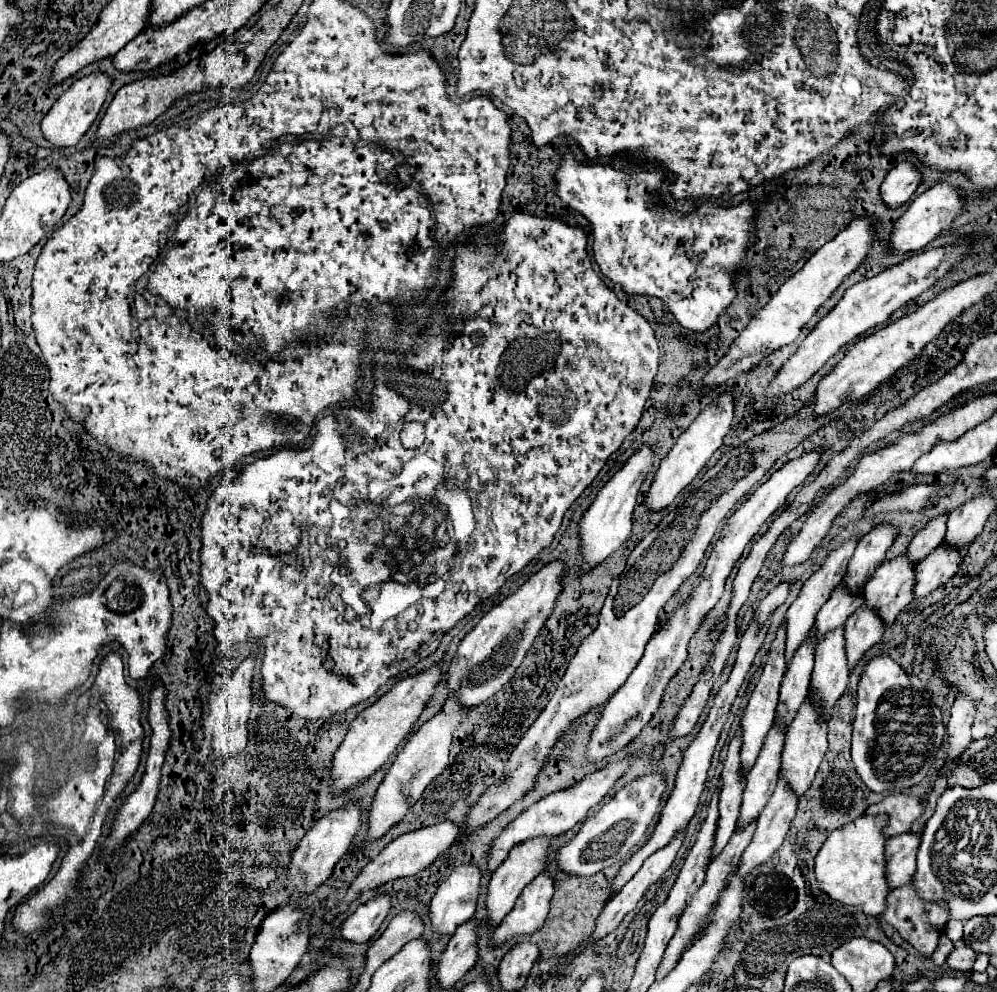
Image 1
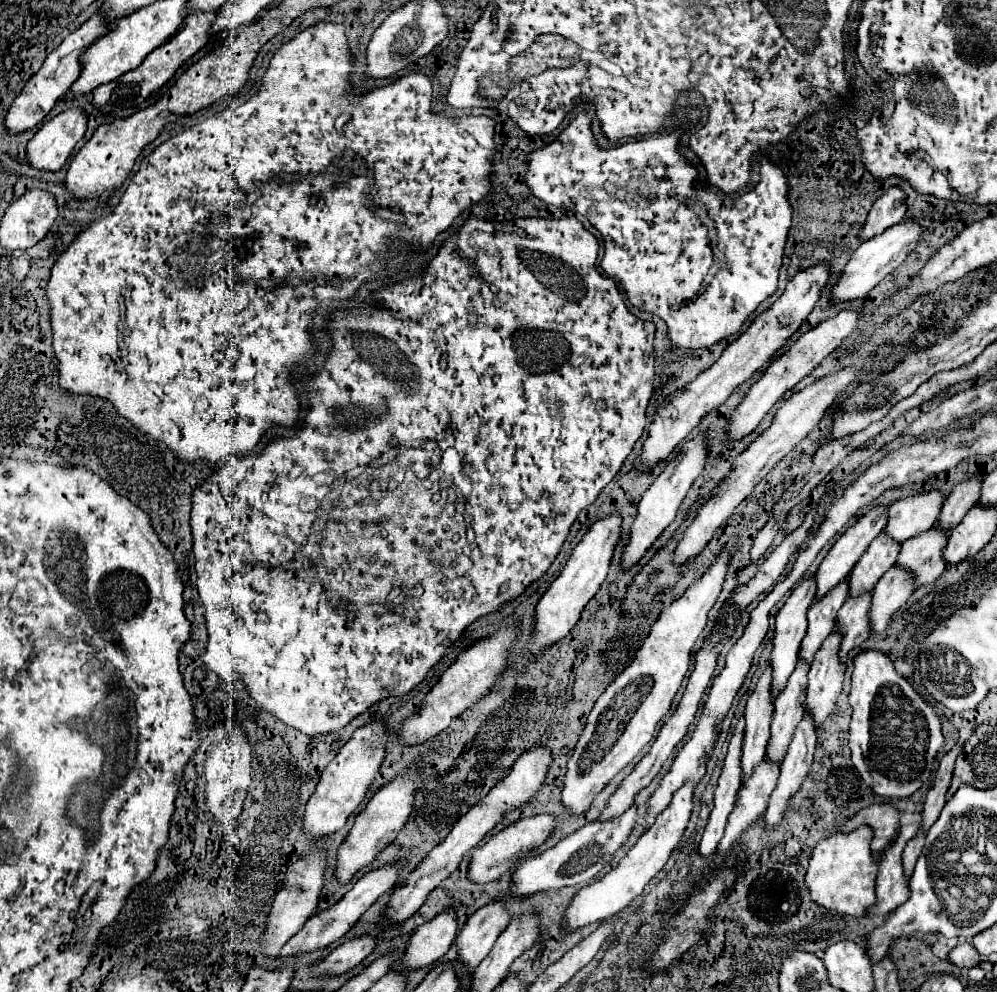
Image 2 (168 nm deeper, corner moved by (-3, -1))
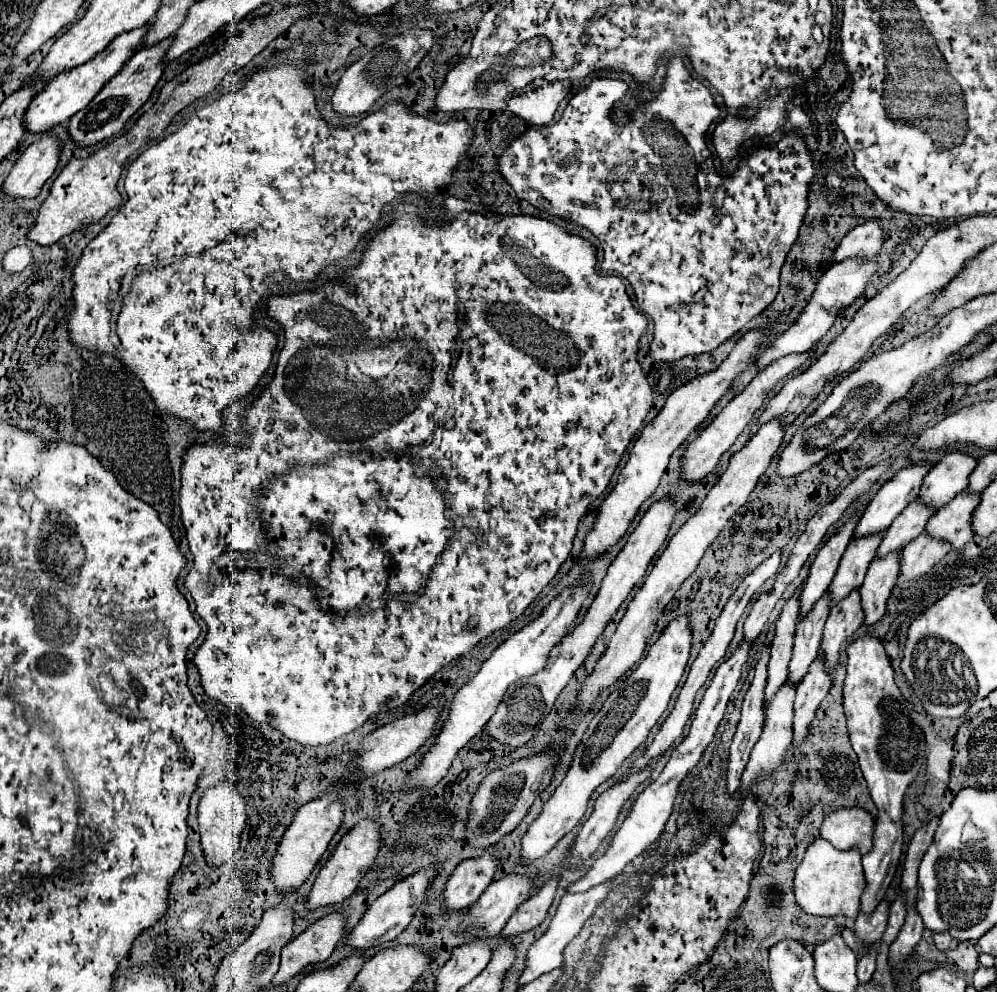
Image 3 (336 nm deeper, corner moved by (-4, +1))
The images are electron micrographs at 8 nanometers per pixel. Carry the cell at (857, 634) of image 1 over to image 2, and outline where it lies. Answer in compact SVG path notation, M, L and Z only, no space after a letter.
M889 568L871 592L869 624L871 634L883 634L891 616L907 602L913 594L913 576L899 568Z

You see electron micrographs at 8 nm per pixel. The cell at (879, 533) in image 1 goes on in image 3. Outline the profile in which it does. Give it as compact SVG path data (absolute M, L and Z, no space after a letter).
M950 452L942 456L942 460L924 478L918 500L940 510L948 500L968 486L968 476L974 472L976 464L978 460L964 452Z

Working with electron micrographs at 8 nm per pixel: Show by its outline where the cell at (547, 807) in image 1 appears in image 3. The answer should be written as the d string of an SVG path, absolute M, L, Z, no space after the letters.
M490 852L460 862L444 886L442 904L446 912L448 914L458 912L476 902L476 898L492 882L494 870L496 870L496 858Z

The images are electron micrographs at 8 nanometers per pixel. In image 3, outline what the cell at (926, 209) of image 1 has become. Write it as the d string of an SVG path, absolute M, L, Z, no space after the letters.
M844 260L844 262L836 262L832 264L824 274L822 278L818 280L816 284L816 290L810 298L810 302L804 306L804 310L800 312L798 320L788 328L784 330L782 334L778 334L770 346L766 350L762 350L758 354L758 370L762 372L770 362L774 362L776 358L782 358L782 356L788 356L788 354L800 354L800 352L808 352L826 332L828 328L834 324L836 316L846 308L850 306L862 292L864 292L864 286L868 284L870 276L874 274L876 270L876 262L866 262L866 264L858 264L858 262L852 262L852 260Z

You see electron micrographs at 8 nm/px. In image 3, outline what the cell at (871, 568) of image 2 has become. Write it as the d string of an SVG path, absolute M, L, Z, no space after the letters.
M920 500L910 502L910 506L892 522L892 526L886 530L886 536L878 548L878 556L884 556L892 550L904 548L916 534L924 532L928 518L932 518L934 508L924 506Z

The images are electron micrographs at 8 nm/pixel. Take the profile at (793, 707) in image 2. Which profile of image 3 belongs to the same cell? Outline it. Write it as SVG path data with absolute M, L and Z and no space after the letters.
M824 592L820 600L812 606L812 610L798 622L796 628L796 640L794 640L794 654L790 660L790 678L794 682L800 682L804 678L804 672L808 672L808 666L818 656L822 628L828 618L828 612L832 608L830 594Z

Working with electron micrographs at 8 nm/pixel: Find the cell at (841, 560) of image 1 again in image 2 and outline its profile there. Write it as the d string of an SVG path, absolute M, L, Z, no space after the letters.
M873 508L865 516L861 516L853 526L841 534L841 538L833 544L829 554L823 558L821 566L815 572L815 602L821 600L831 588L835 588L839 582L847 578L847 572L855 566L855 560L863 554L863 548L871 544L875 536L881 534L881 530L887 524L887 510L885 508Z

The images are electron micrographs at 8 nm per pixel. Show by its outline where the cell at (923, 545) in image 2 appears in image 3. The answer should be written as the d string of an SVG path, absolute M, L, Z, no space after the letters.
M962 490L954 500L950 500L942 510L938 510L930 520L926 530L932 536L944 538L952 542L954 550L964 548L968 540L972 540L972 514L980 504L980 494L970 494Z

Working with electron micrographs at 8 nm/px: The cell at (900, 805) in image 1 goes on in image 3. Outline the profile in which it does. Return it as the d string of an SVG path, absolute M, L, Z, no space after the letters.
M840 808L828 814L820 826L820 838L838 850L858 848L860 854L870 852L874 820L862 808Z

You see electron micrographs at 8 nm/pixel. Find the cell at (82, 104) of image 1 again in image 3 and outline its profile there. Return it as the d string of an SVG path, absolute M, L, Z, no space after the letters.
M52 134L42 136L38 142L28 146L12 172L2 184L2 192L12 198L36 198L44 186L44 182L54 174L58 166L60 142Z

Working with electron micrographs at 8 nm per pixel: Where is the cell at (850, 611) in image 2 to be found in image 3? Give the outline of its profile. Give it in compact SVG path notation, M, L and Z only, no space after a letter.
M900 550L886 554L884 558L874 558L864 584L860 586L862 608L866 614L866 626L878 622L886 610L886 600L894 588L900 574Z

